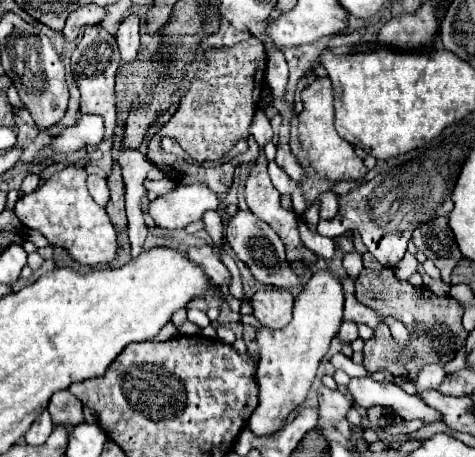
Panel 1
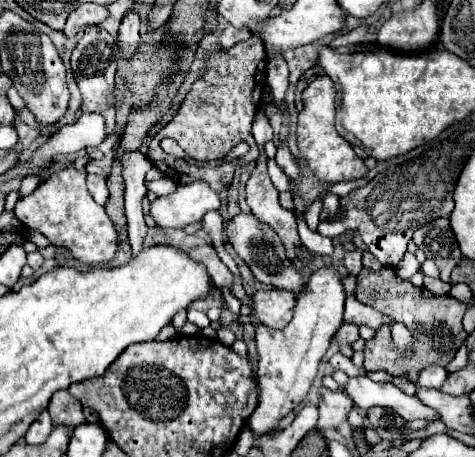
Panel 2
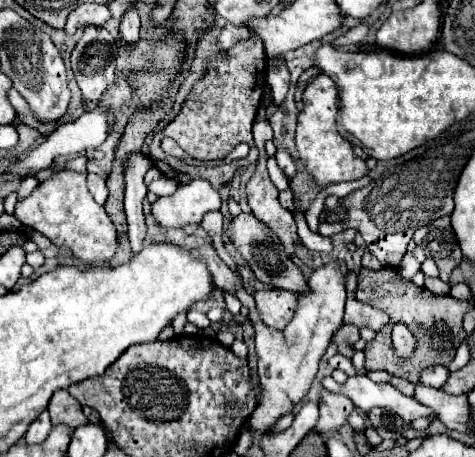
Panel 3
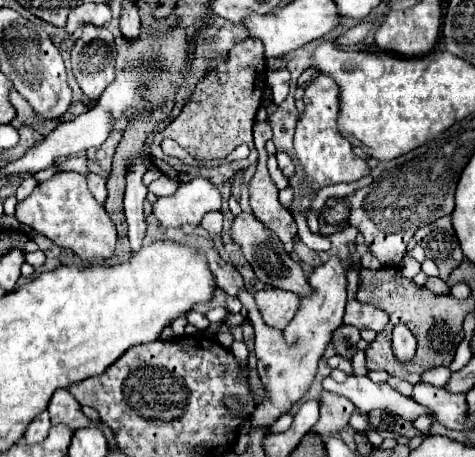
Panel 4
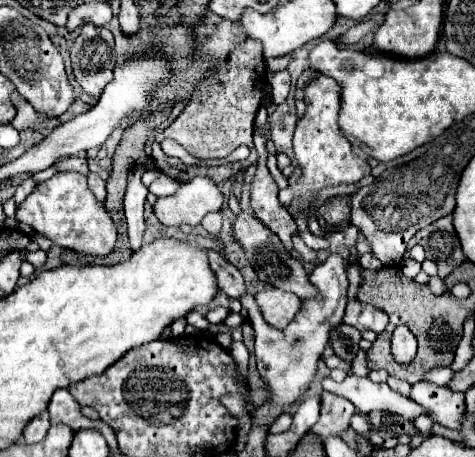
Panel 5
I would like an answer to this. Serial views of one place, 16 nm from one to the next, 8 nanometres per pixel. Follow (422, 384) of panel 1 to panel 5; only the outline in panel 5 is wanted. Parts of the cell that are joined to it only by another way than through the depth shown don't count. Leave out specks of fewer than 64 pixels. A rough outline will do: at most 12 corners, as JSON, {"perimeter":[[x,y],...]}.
{"perimeter":[[436,368],[424,376],[438,386],[452,382],[452,368]]}

